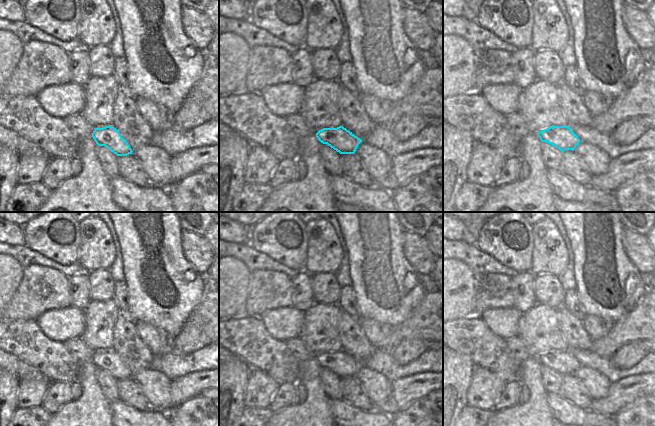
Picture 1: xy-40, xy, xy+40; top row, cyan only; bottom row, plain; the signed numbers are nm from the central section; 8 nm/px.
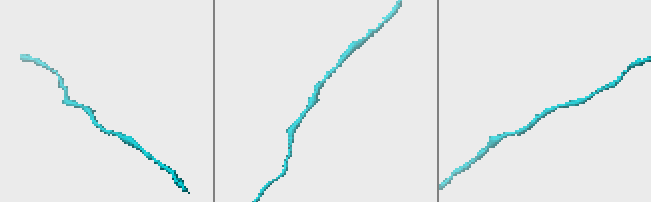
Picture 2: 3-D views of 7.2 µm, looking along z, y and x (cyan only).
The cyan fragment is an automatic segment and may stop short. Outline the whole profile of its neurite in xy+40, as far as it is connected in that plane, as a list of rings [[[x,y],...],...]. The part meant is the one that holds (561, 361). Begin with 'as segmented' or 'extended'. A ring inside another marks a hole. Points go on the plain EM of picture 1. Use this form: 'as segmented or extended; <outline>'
as segmented; [[[551,350],[538,357],[542,366],[547,366],[562,376],[574,374],[580,367],[578,360],[568,350]]]

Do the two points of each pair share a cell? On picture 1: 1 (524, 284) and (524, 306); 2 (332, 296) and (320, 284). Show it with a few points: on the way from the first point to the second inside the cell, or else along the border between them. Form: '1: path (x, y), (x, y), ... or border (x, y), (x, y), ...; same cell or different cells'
1: path (524, 289), (524, 301); same cell
2: path (329, 293), (323, 287); same cell

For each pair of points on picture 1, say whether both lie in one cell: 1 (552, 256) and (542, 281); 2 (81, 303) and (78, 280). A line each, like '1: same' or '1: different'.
1: different
2: same

